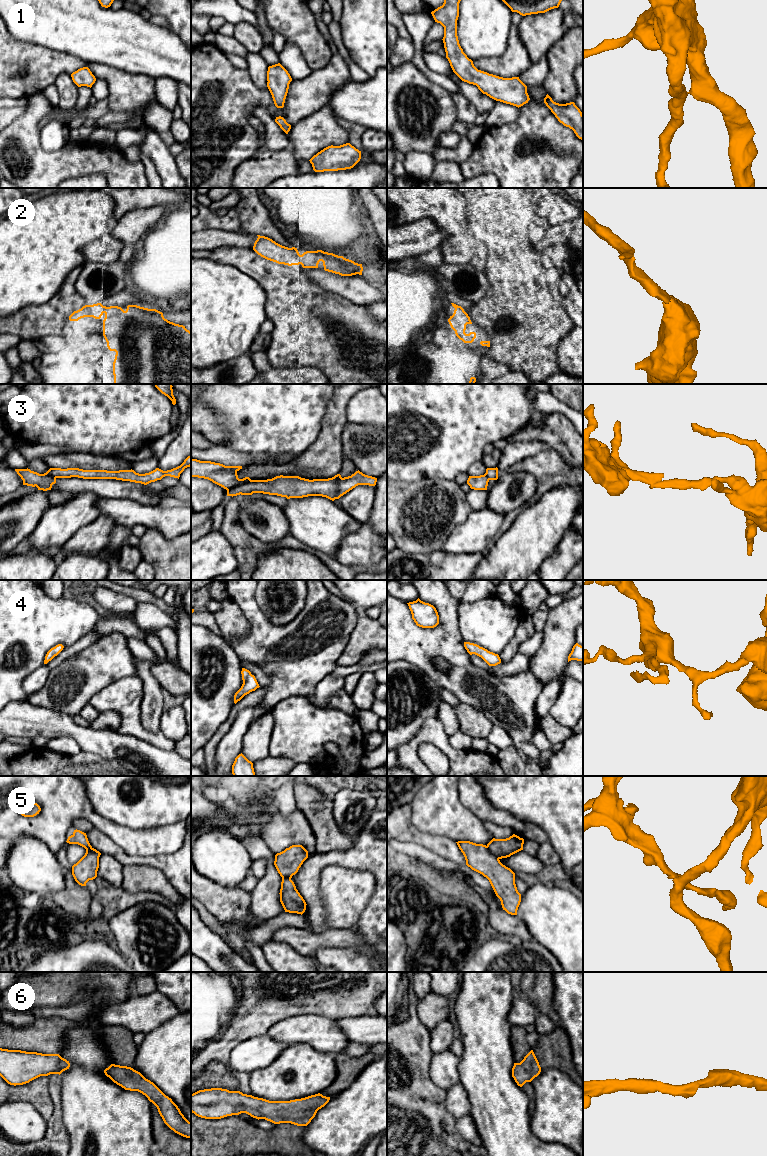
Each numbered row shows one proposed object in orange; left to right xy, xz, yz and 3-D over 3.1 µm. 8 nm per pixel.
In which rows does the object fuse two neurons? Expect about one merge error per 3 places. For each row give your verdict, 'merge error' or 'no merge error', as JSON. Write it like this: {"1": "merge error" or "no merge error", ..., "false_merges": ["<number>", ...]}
{"1": "no merge error", "2": "no merge error", "3": "merge error", "4": "no merge error", "5": "no merge error", "6": "no merge error", "false_merges": ["3"]}

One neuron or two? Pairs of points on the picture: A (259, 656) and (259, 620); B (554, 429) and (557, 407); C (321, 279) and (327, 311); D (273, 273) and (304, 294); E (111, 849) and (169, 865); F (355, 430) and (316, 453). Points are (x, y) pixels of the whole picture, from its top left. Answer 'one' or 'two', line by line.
A: one
B: two
C: two
D: one
E: one
F: two

